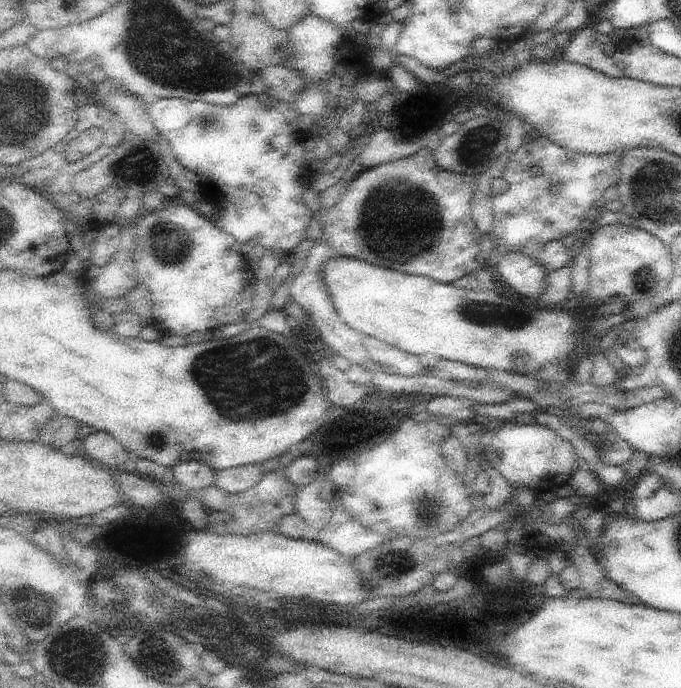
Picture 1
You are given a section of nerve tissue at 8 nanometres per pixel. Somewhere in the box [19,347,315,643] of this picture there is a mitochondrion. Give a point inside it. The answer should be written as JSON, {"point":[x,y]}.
{"point":[119,600]}

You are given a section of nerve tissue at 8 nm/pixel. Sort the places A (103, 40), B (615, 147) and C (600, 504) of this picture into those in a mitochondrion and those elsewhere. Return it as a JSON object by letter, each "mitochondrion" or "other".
{"A":"other","B":"other","C":"other"}

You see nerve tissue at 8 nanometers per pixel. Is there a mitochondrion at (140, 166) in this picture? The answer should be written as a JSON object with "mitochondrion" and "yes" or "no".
{"mitochondrion":"yes"}

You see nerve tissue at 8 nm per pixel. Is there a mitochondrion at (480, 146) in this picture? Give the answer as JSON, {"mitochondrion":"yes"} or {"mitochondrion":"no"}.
{"mitochondrion":"yes"}

